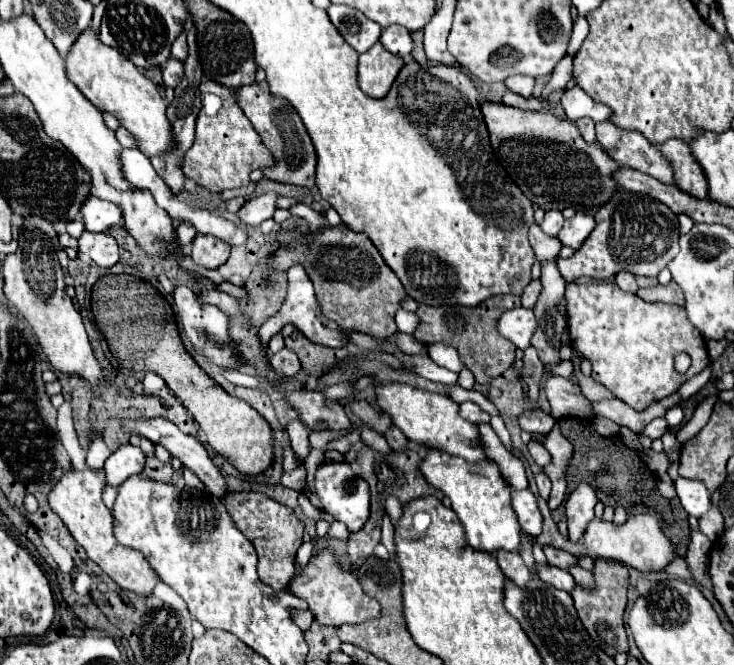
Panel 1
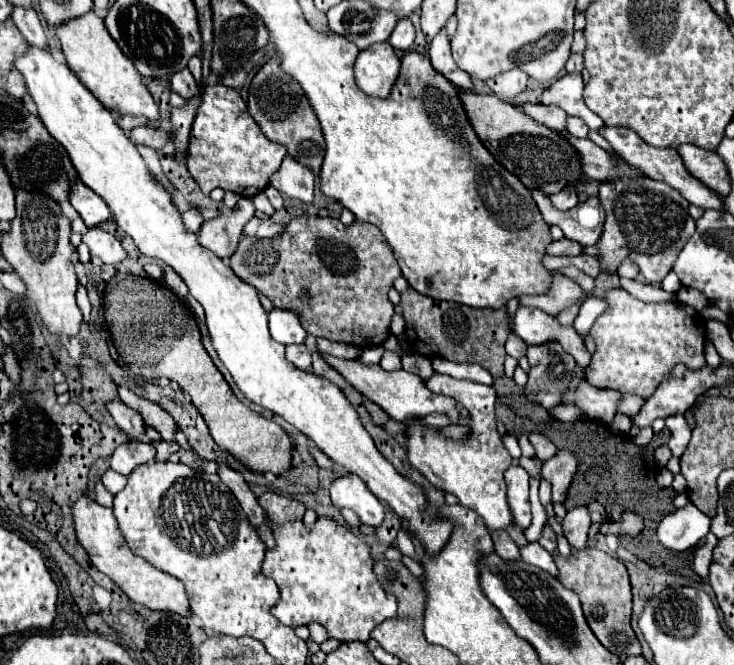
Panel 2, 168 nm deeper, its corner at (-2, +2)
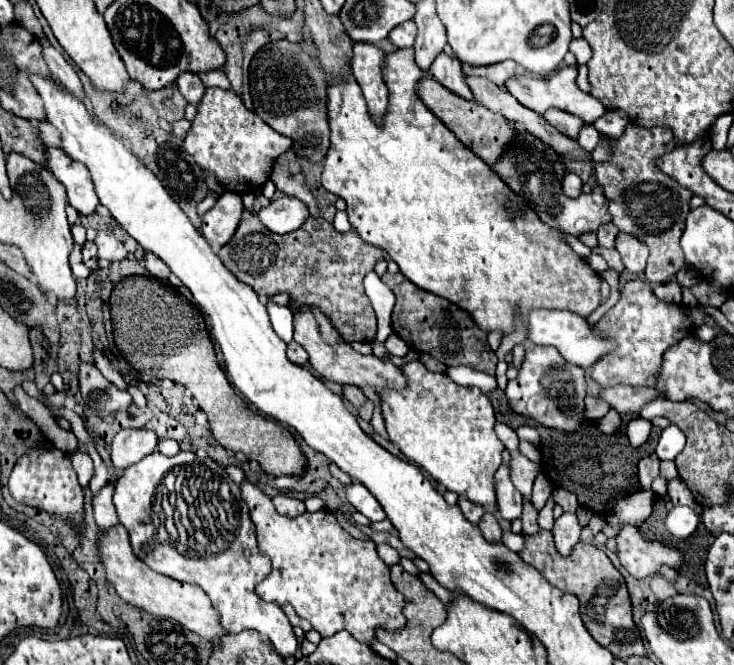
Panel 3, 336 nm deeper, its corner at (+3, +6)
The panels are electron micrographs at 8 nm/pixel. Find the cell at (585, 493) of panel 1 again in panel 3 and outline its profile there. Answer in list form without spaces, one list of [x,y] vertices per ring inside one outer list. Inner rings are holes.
[[[564,512],[556,522],[554,522],[554,528],[552,528],[552,534],[554,534],[554,540],[556,540],[556,548],[562,556],[568,556],[574,548],[574,544],[578,544],[580,540],[580,522],[578,522],[578,516],[572,514],[572,512]]]

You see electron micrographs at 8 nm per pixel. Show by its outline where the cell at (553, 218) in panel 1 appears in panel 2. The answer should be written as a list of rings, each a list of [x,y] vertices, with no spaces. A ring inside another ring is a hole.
[[[563,188],[561,192],[557,192],[557,194],[551,196],[551,202],[553,202],[553,206],[559,208],[559,210],[569,210],[569,208],[573,208],[573,206],[579,202],[579,198],[577,198],[577,192],[575,192],[575,190]]]

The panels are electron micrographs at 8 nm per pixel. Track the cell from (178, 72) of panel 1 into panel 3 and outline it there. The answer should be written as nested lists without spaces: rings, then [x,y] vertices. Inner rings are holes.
[[[190,72],[180,74],[176,80],[176,86],[178,86],[180,94],[188,100],[188,104],[194,104],[194,106],[200,102],[200,98],[204,94],[204,84],[200,82],[200,78],[196,74],[190,74]]]

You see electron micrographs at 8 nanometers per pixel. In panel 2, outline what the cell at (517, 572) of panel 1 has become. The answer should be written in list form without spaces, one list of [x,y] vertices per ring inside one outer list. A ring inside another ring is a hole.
[[[493,530],[491,532],[493,544],[495,544],[495,552],[503,558],[503,560],[519,560],[519,548],[515,546],[515,542],[509,538],[509,534],[505,530]]]

